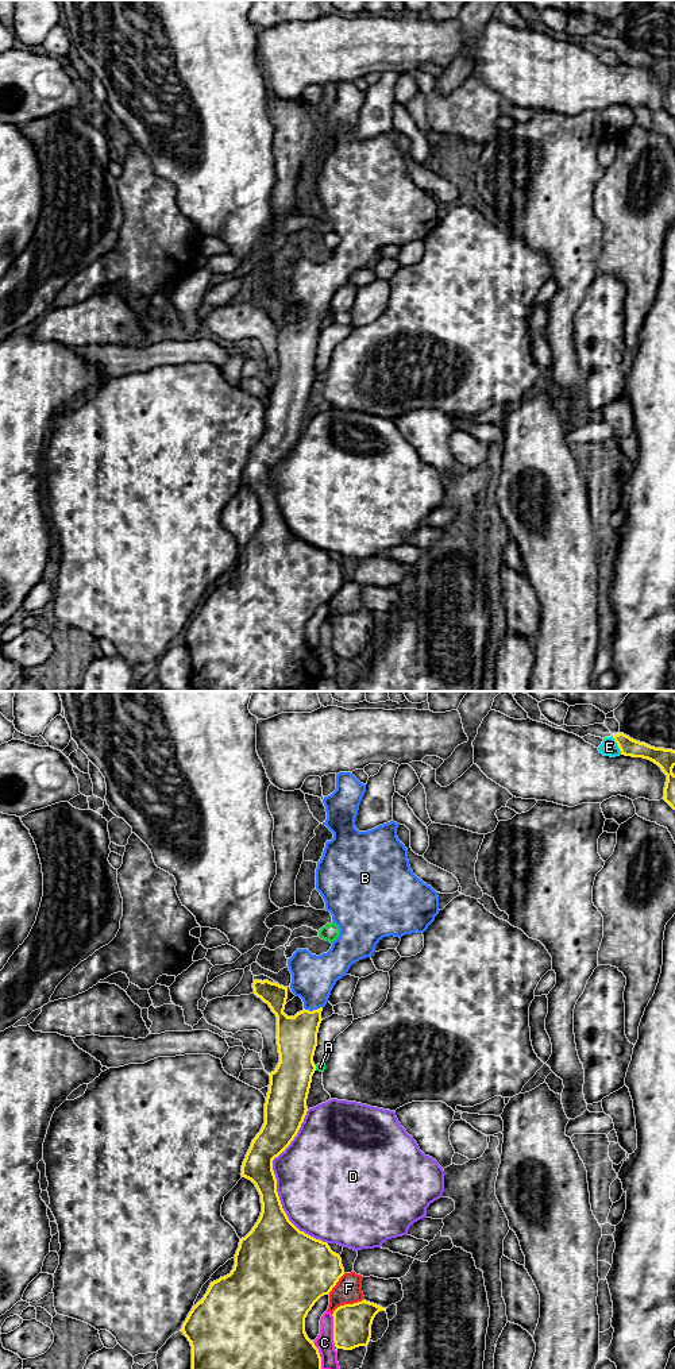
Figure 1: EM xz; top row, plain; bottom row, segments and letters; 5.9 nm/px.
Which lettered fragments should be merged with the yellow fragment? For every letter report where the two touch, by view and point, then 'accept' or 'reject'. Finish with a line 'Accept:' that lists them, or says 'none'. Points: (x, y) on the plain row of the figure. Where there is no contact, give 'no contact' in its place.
A: xz (315, 377) | reject
B: xz (313, 319) | accept
C: xz (334, 639) | reject
D: xz (276, 493) | reject
E: xz (617, 53) | reject
F: xz (346, 613) | reject
Accept: B

